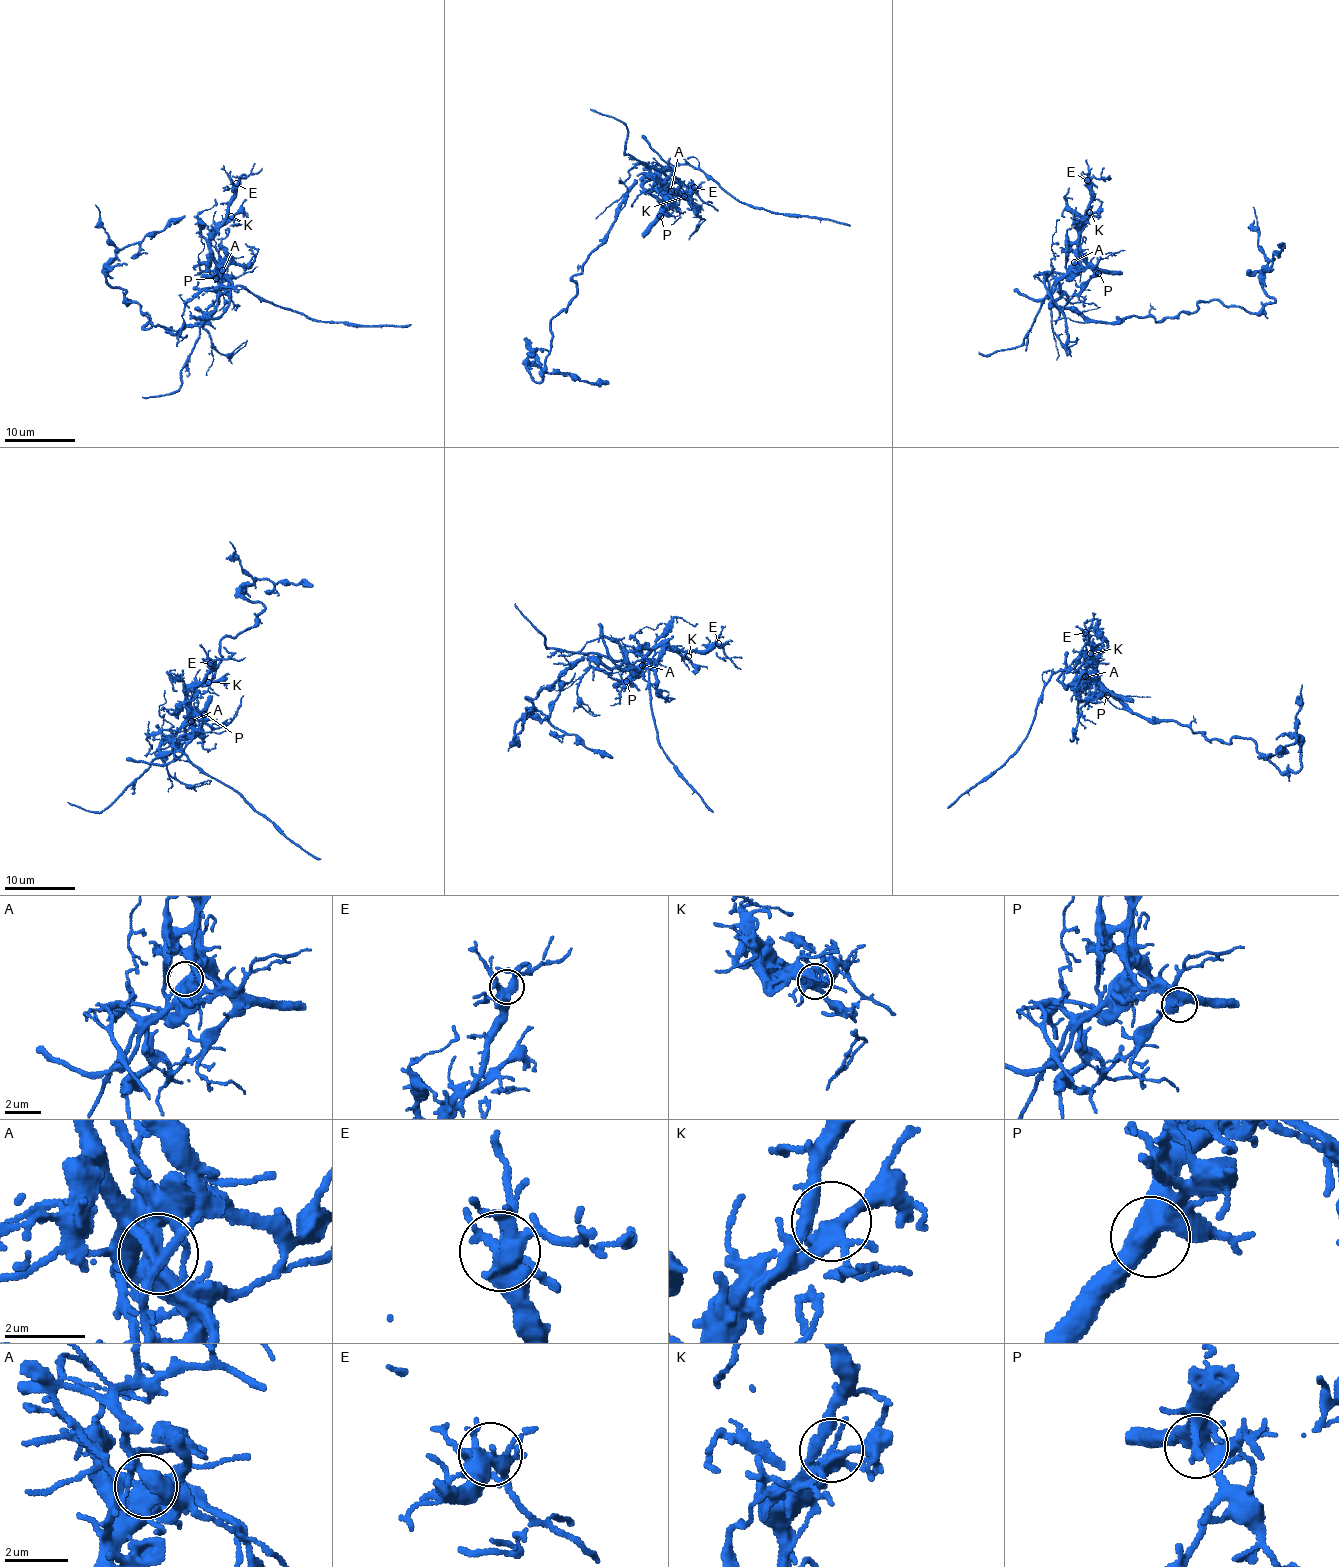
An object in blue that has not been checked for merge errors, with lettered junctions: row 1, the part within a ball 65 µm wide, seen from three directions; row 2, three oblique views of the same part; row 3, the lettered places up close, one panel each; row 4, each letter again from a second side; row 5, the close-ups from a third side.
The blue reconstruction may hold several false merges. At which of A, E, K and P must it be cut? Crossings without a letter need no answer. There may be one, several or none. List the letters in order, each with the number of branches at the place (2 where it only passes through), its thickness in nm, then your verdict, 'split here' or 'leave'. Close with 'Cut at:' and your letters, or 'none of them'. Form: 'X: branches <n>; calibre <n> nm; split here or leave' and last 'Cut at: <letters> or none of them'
A: branches 2; calibre 500 nm; split here
E: branches 6; calibre 440 nm; leave
K: branches 5; calibre 300 nm; leave
P: branches 3; calibre 480 nm; leave
Cut at: A

